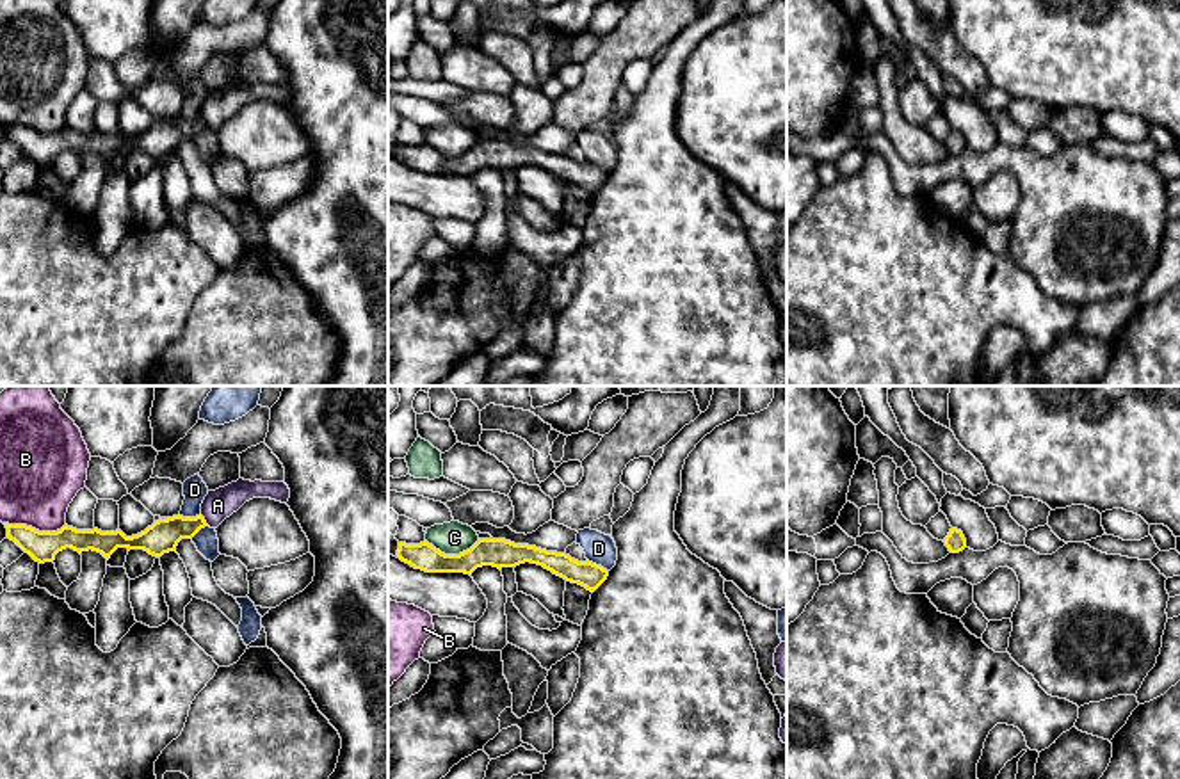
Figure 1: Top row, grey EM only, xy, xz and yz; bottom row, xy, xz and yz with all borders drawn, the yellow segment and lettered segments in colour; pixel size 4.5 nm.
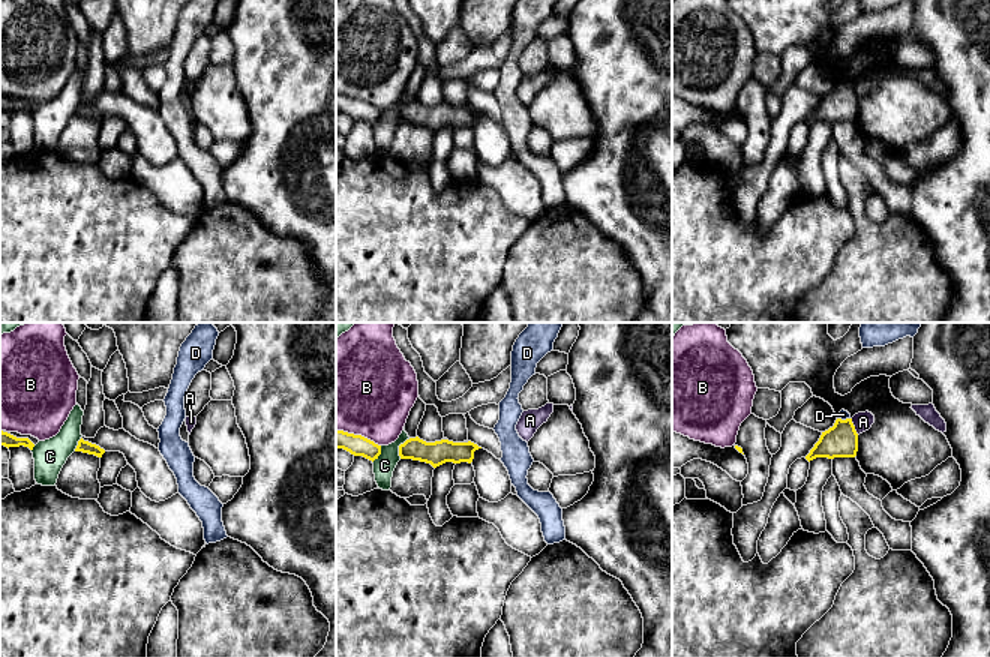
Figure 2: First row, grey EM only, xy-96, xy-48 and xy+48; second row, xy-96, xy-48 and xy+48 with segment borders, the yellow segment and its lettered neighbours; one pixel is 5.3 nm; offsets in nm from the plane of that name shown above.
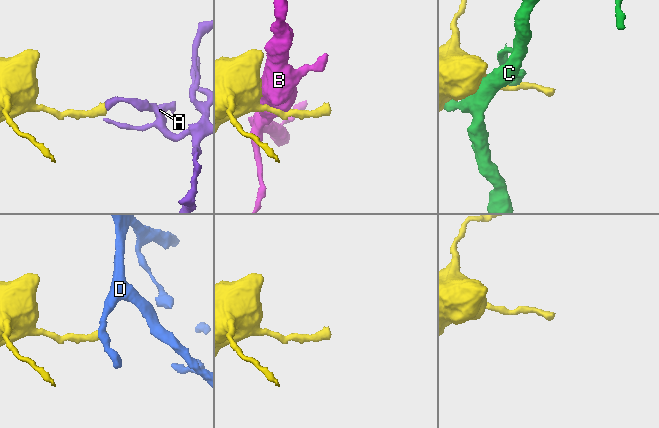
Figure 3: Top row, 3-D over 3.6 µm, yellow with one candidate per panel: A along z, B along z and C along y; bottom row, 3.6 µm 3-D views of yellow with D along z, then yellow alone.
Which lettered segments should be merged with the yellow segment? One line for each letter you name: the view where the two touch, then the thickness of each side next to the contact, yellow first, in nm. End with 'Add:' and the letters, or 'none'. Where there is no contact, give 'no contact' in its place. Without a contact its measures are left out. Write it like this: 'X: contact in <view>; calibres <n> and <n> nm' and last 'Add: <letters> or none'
Add: none

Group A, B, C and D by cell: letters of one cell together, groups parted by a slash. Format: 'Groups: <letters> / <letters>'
Groups: A / B / C / D

